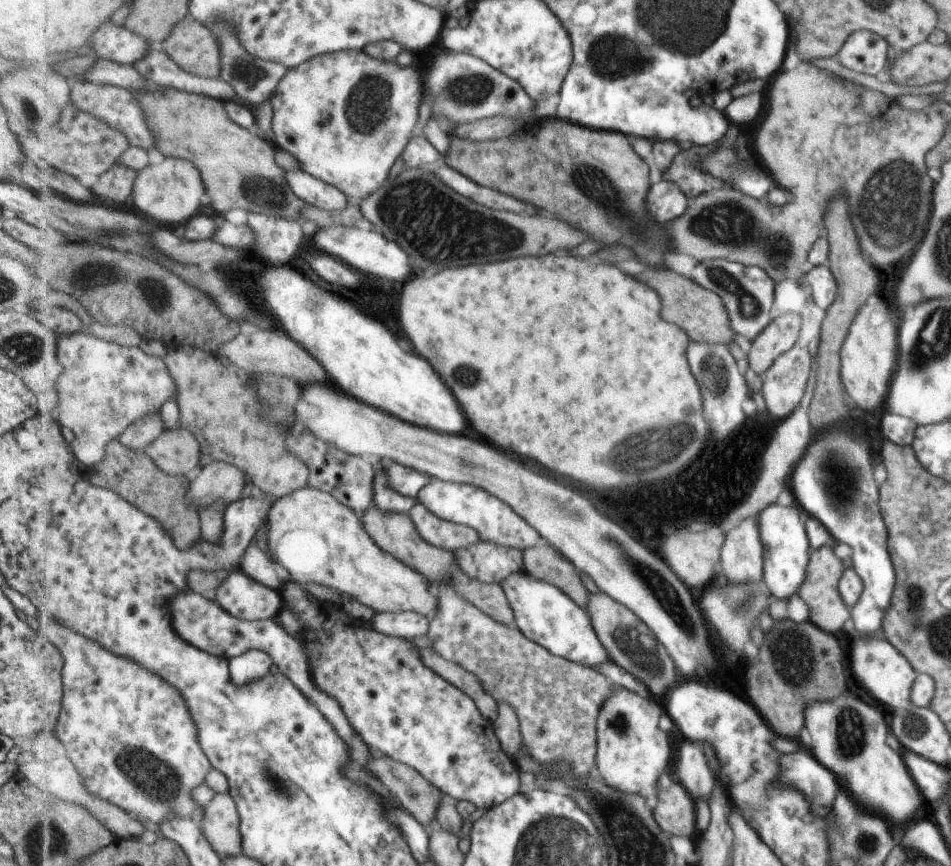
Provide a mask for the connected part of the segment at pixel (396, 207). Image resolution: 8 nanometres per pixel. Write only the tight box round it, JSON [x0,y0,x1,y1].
[360,167,590,270]

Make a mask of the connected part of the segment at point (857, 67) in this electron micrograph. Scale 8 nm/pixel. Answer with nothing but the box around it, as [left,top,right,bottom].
[837,29,887,77]

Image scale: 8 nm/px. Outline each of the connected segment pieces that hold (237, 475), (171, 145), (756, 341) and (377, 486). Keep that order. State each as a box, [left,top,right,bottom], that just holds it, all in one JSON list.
[[188,461,246,514],[133,85,306,224],[746,313,799,376],[374,460,420,514]]

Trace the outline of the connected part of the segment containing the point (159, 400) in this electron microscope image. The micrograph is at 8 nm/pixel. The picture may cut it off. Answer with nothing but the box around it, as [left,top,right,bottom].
[56,329,180,468]

